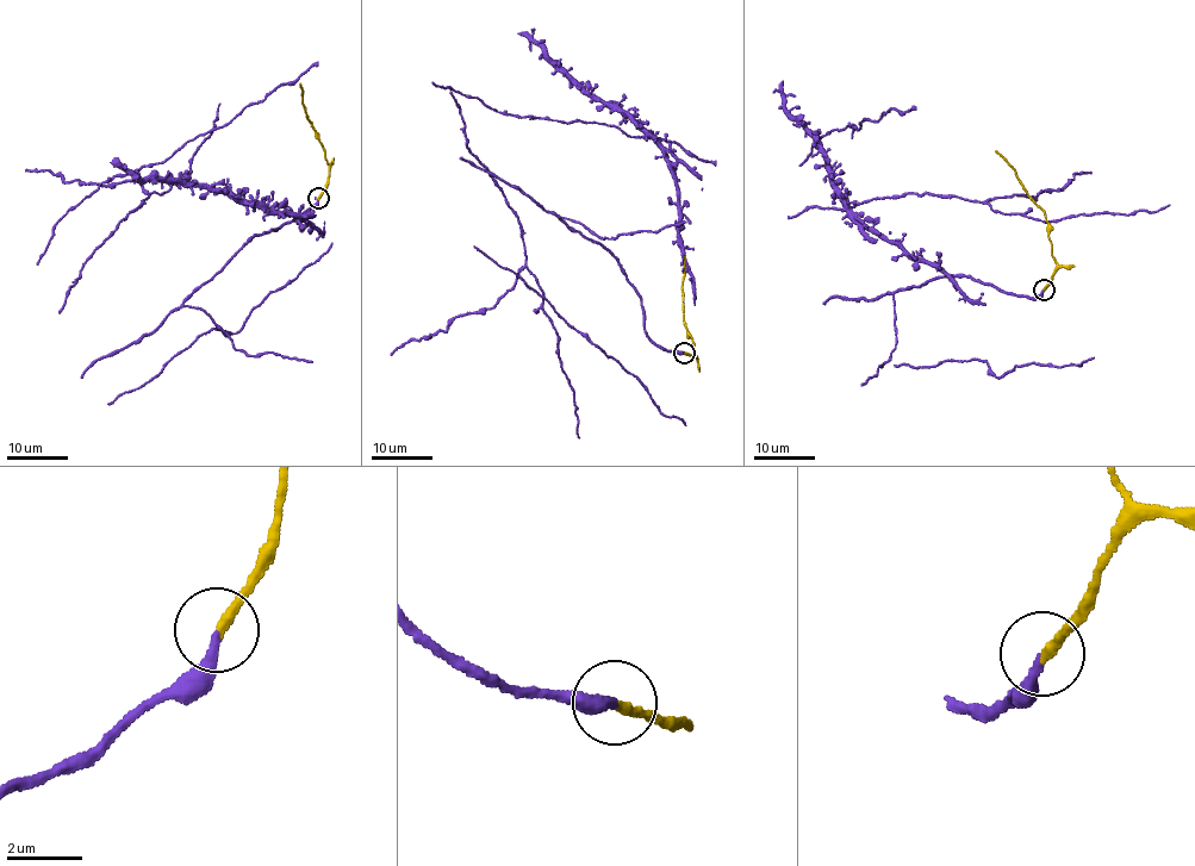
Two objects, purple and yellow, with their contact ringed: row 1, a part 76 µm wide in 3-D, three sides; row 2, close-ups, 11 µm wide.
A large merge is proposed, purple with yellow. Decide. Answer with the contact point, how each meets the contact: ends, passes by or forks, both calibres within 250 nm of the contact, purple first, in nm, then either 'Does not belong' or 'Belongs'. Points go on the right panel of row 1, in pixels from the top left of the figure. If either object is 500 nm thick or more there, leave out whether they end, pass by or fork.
Place: (1044, 290). At the ring purple ends. At the ring yellow ends. Thickness 240 nm (purple) against 280 nm. Belongs

